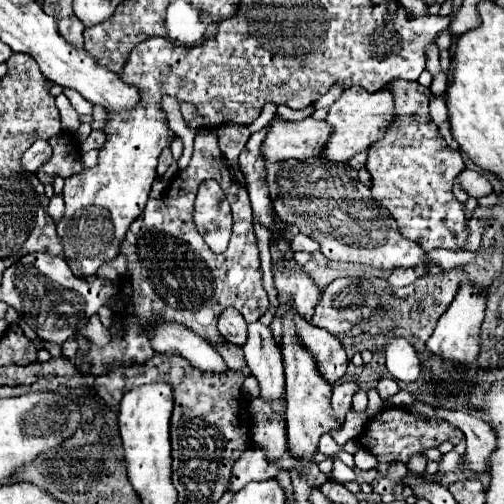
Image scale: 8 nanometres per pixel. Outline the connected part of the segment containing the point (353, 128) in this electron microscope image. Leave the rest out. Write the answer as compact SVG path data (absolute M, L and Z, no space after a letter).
M359 86L347 88L341 94L341 98L329 110L327 122L335 130L333 130L327 146L323 148L323 156L327 160L347 162L357 152L369 150L369 146L379 142L379 138L383 138L383 134L387 132L387 126L391 126L393 120L395 120L395 116L393 116L393 96L387 88L383 88L379 92L367 92Z

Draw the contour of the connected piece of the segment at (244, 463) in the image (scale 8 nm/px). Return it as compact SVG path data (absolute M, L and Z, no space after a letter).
M253 444L251 448L247 448L247 454L243 454L239 462L235 462L235 470L231 470L231 486L227 490L239 492L247 482L271 480L275 478L275 474L279 474L279 470L275 470L275 466L271 466L271 462L263 458L263 450Z

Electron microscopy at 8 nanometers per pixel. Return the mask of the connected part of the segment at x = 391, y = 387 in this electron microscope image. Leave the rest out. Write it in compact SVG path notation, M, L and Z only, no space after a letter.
M383 378L383 380L379 380L379 384L375 386L375 390L379 392L379 396L381 396L381 400L383 400L383 408L387 408L387 406L391 406L391 404L387 402L387 398L391 398L393 394L399 392L399 384L397 384L395 380L391 380L391 378Z

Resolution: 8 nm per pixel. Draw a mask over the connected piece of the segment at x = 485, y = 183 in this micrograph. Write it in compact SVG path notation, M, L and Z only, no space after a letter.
M463 170L457 176L459 186L473 198L483 198L487 194L491 194L489 190L489 180L485 180L485 176L481 172L473 172L473 170Z

